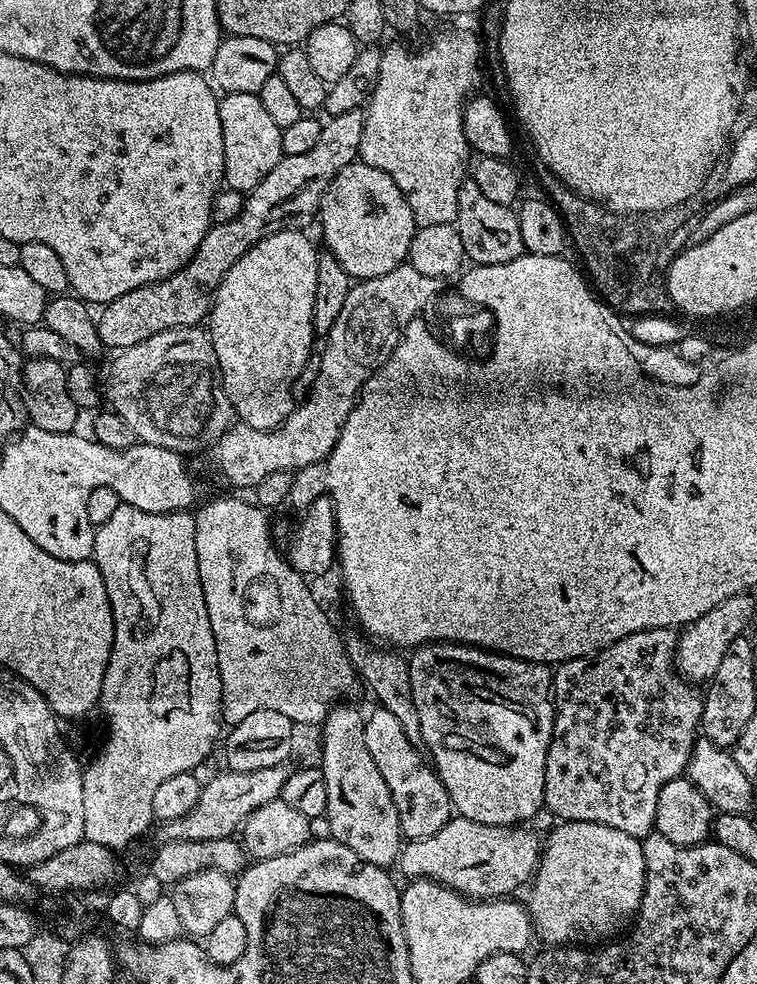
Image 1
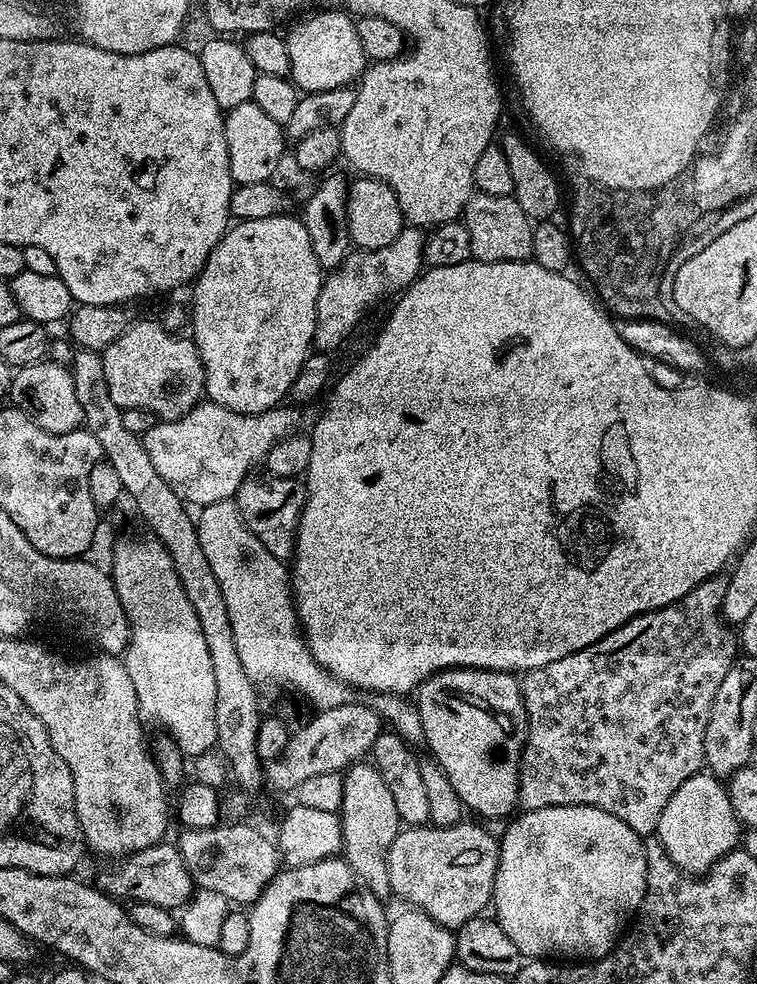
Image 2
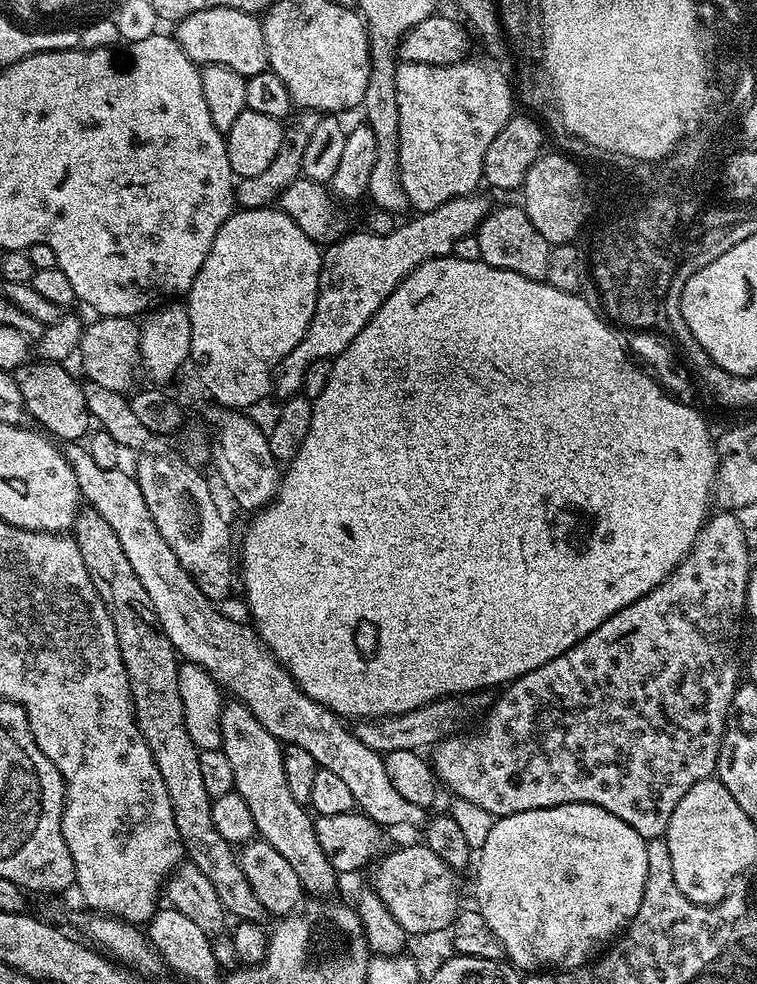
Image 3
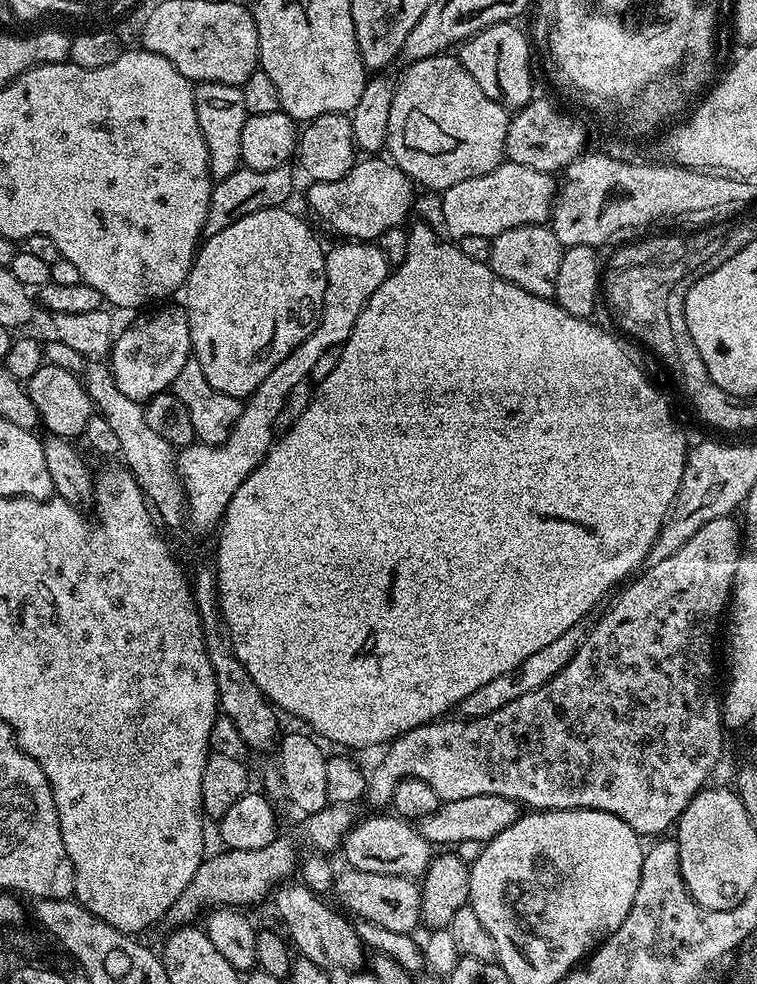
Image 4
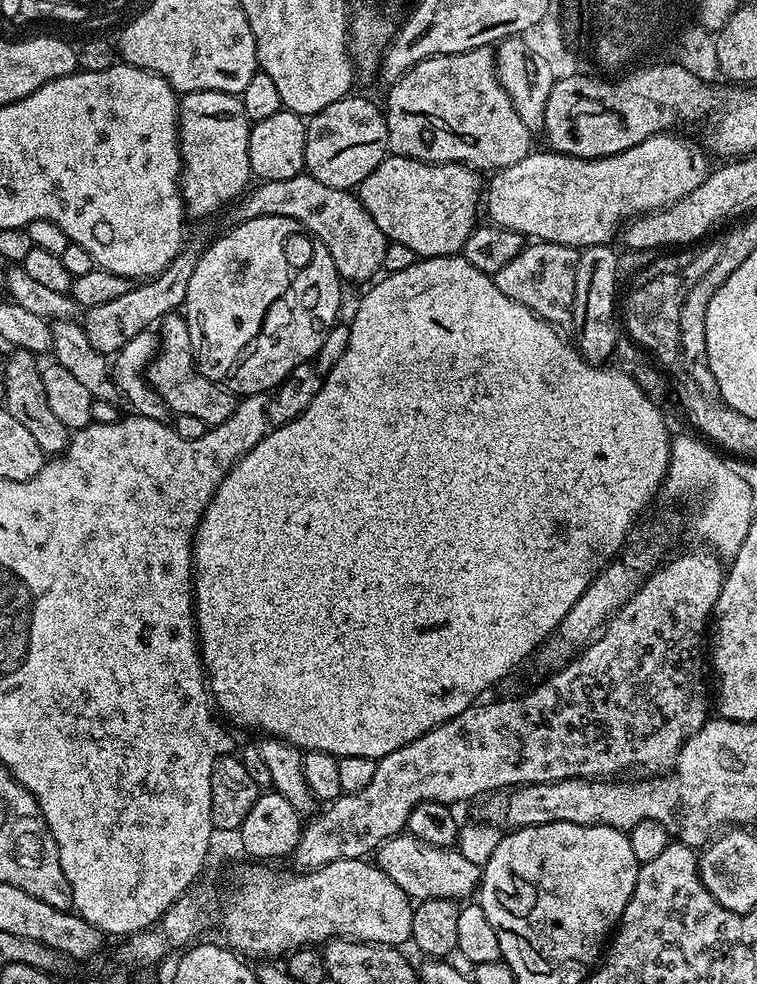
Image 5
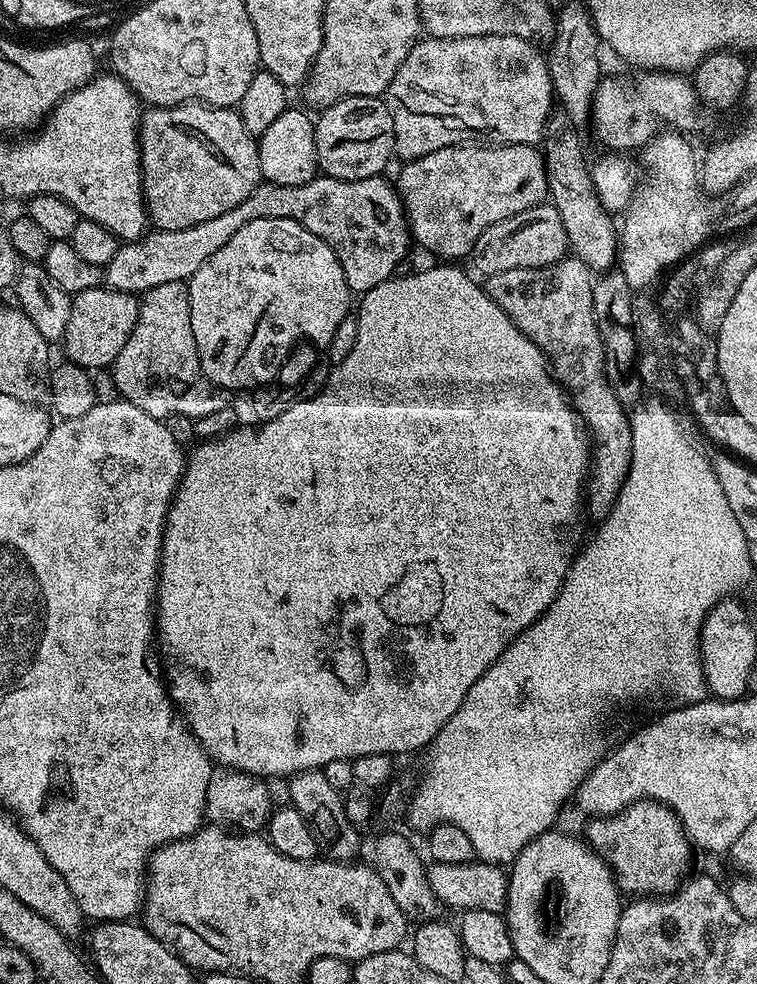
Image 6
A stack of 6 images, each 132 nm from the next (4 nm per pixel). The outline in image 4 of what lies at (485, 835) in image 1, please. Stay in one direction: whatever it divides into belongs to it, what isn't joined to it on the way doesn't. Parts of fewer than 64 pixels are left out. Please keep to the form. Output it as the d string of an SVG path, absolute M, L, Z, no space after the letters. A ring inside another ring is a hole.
M344 870L335 877L334 892L353 917L369 920L379 928L411 933L420 924L420 884L415 879Z

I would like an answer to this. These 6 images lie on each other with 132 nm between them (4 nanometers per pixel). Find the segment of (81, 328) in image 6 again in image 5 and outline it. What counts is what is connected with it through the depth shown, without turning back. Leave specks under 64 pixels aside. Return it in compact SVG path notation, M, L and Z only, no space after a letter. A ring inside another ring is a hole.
M189 235L174 262L170 262L170 266L162 270L159 276L129 287L128 292L122 294L122 298L114 298L114 302L102 302L87 309L83 313L82 323L86 338L90 338L90 346L105 354L117 354L135 335L151 329L169 313L177 311L184 303L186 286L190 286L190 274L194 274L194 266L198 266L198 258L205 247L206 240Z

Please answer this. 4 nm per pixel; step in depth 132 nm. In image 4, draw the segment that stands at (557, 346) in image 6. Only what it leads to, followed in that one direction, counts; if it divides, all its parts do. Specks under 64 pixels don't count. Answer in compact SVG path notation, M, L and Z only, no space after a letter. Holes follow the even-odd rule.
M527 224L502 230L502 234L491 237L488 245L487 265L493 274L526 290L535 296L555 297L558 270L562 267L565 247L552 232L548 224Z

